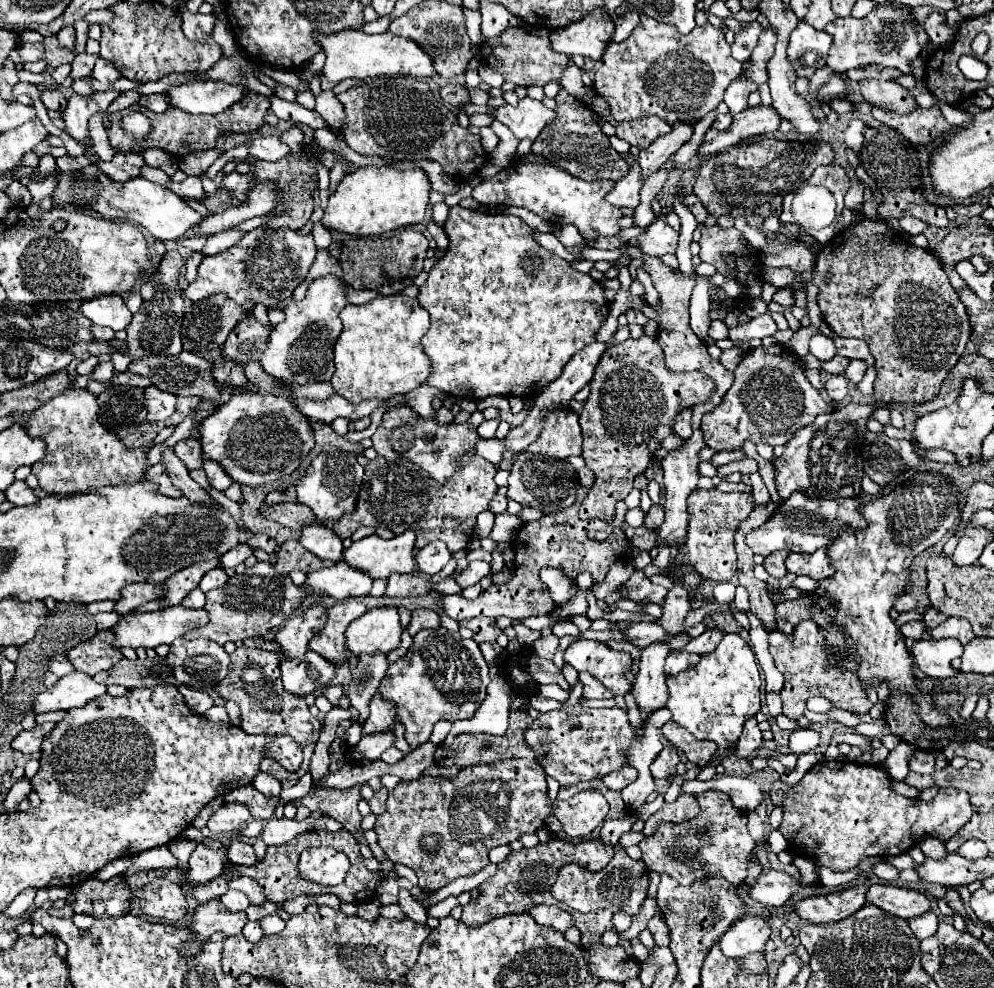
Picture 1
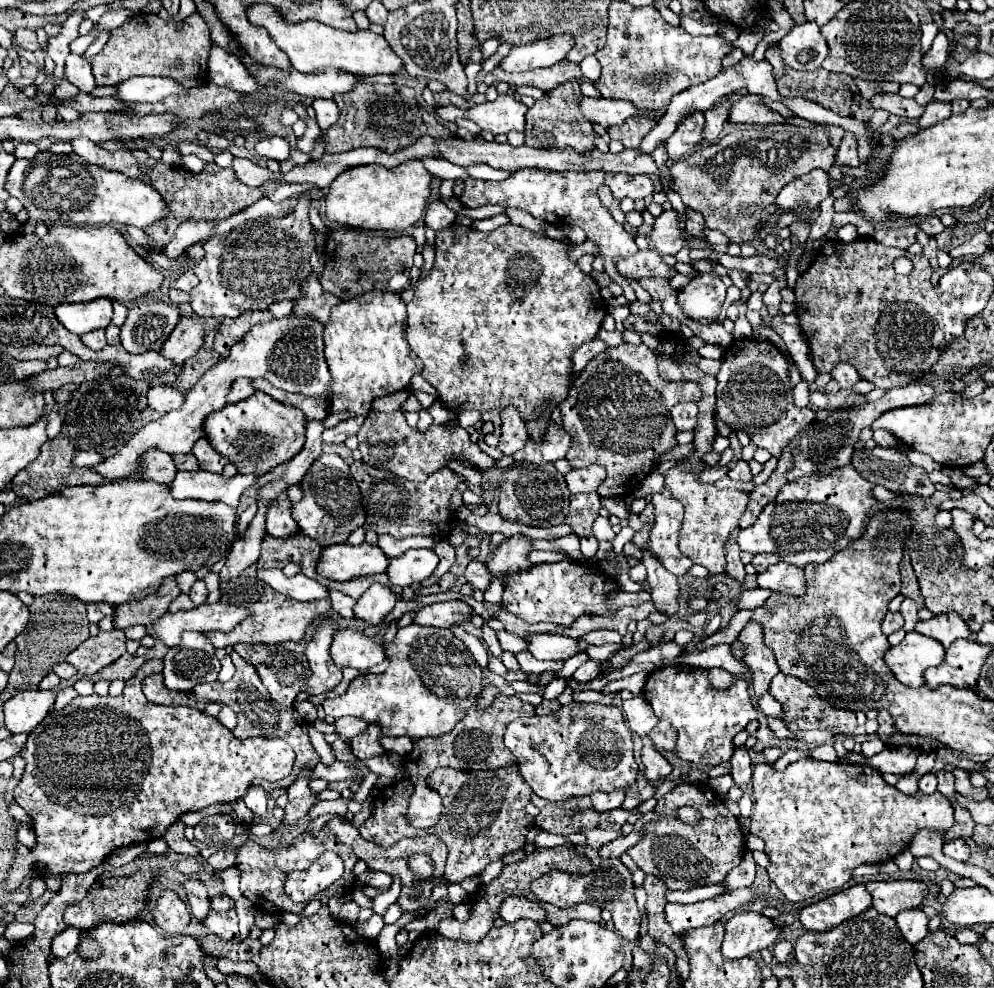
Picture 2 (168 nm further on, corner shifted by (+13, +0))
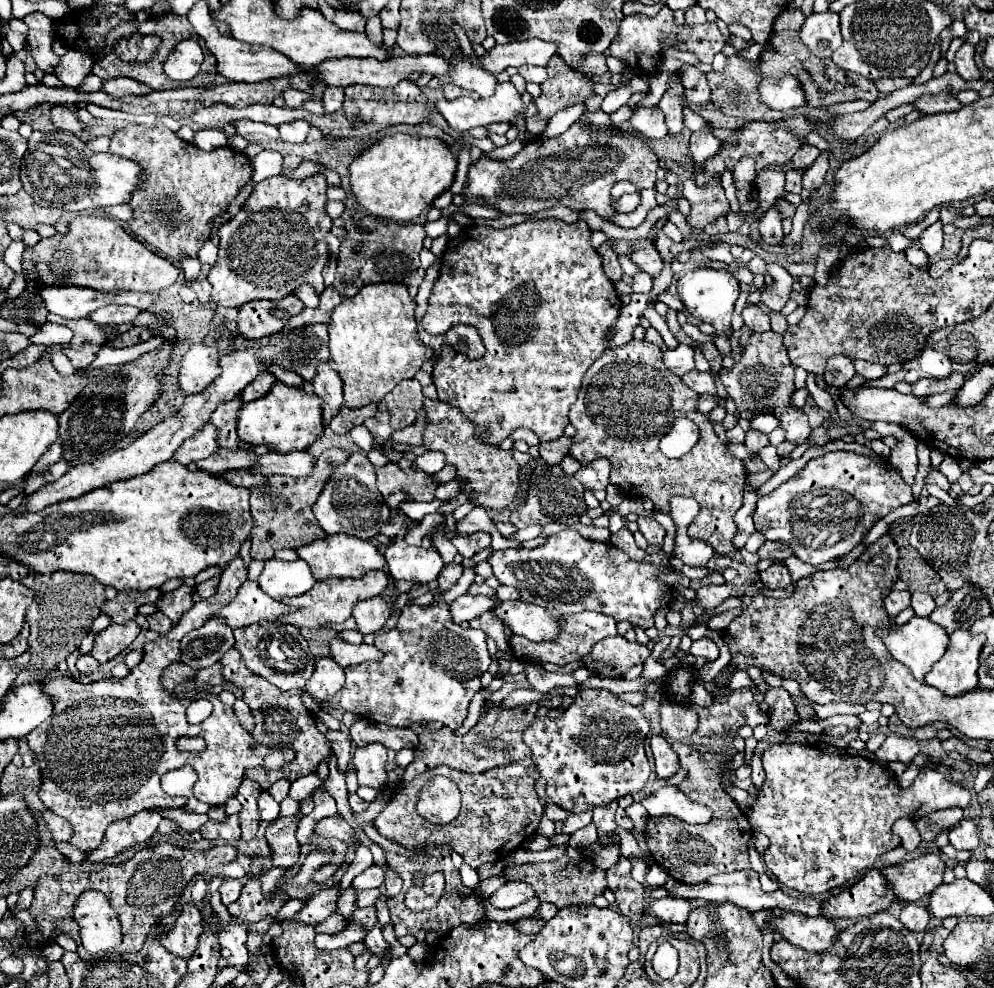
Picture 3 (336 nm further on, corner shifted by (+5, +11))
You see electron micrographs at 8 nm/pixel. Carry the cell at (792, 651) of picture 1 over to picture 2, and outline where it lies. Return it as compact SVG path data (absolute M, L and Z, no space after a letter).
M776 674L770 686L770 694L784 706L784 724L788 730L830 730L834 736L854 736L856 732L856 714L852 710L842 710L826 700L820 700L816 696L816 690L804 684L802 680L796 680L794 676Z

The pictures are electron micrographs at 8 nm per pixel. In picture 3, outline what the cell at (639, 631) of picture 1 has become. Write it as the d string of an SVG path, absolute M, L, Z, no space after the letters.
M584 611L580 615L574 617L562 617L560 619L562 625L562 633L556 641L544 641L544 643L534 643L528 641L520 635L514 635L510 639L510 649L514 653L514 657L522 663L554 663L554 665L568 665L572 661L580 661L584 659L592 647L602 641L604 637L616 635L616 621L604 613L594 613L594 611Z

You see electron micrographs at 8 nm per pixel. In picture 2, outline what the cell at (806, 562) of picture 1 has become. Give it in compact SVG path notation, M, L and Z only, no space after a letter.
M778 562L770 566L764 574L758 574L756 584L758 588L768 588L772 592L780 592L788 596L800 596L806 592L804 570L786 562Z

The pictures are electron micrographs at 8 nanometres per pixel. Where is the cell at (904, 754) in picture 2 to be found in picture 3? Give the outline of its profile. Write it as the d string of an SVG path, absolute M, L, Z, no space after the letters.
M892 733L886 737L886 741L880 745L880 749L874 755L886 763L892 763L892 761L910 763L918 751L920 751L920 745L916 739L906 739Z

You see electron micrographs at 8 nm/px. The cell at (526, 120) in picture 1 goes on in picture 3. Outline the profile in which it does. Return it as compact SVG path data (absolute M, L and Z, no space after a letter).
M508 83L496 85L496 93L486 99L472 99L472 97L458 97L454 101L442 99L436 103L442 117L448 121L452 129L468 131L478 125L498 123L498 121L514 121L526 109L526 117L533 117L537 113L535 103L522 103L520 93L516 87Z

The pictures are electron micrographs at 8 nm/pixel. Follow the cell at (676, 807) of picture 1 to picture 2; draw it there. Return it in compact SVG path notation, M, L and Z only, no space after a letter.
M630 832L628 836L620 836L620 838L616 838L616 840L608 842L608 844L604 844L604 846L598 850L598 854L600 854L602 860L606 860L606 858L618 858L618 856L624 854L632 844L638 844L638 840L640 840L640 832Z

